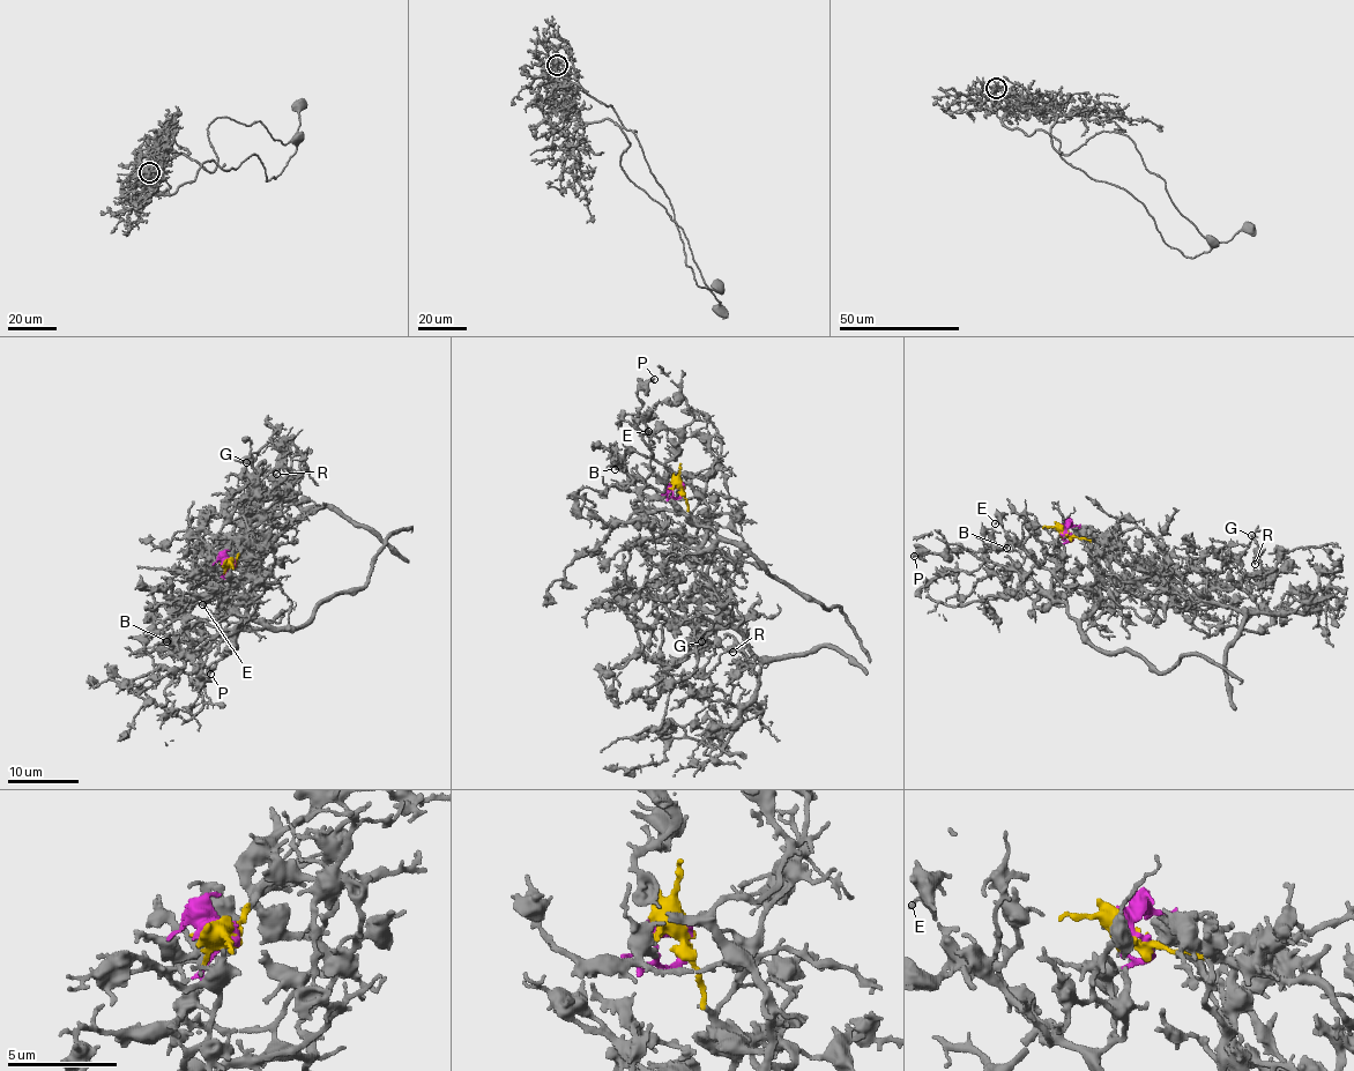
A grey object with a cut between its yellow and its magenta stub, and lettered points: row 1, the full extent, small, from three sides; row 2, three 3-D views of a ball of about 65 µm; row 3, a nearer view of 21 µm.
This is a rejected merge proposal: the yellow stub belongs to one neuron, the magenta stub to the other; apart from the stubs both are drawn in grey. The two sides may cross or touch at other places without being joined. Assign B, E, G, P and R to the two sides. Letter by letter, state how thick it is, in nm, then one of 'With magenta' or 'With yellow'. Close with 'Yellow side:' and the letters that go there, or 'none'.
B: Thickness 220 nm. With magenta
E: Thickness 110 nm. With magenta
G: Thickness 160 nm. With yellow
P: Thickness 320 nm. With magenta
R: Thickness 120 nm. With yellow
Yellow side: G, R

